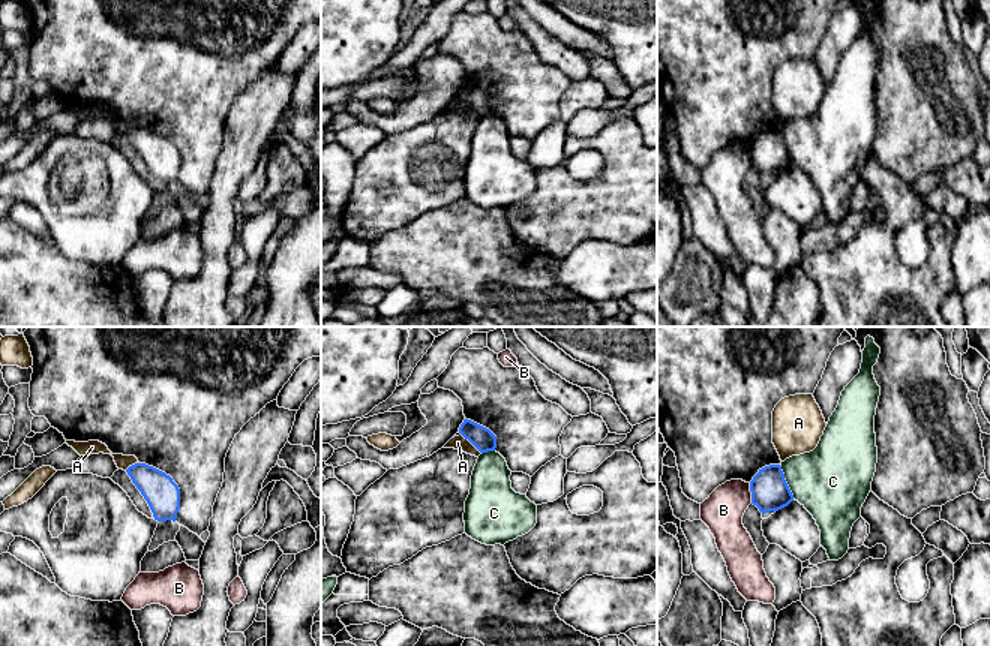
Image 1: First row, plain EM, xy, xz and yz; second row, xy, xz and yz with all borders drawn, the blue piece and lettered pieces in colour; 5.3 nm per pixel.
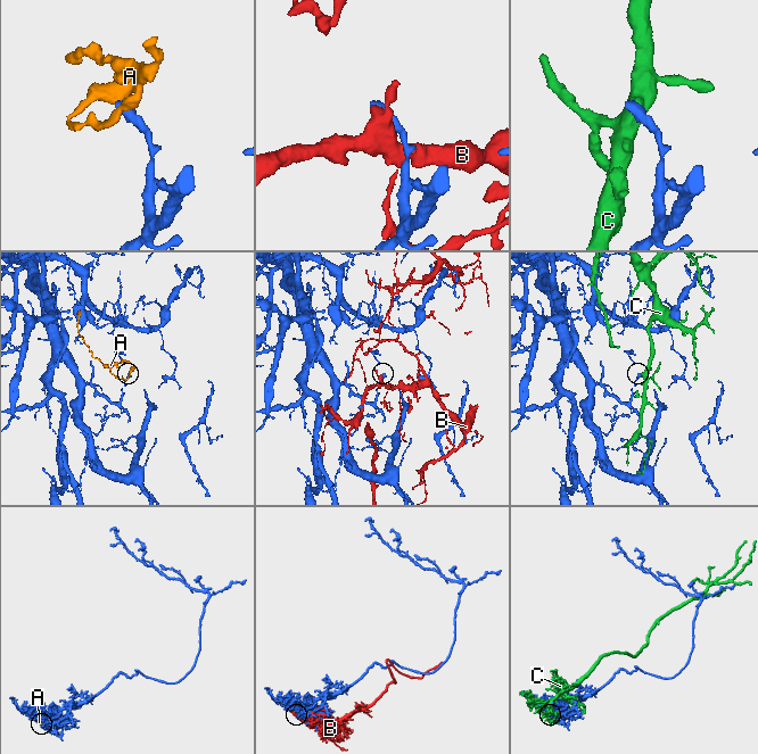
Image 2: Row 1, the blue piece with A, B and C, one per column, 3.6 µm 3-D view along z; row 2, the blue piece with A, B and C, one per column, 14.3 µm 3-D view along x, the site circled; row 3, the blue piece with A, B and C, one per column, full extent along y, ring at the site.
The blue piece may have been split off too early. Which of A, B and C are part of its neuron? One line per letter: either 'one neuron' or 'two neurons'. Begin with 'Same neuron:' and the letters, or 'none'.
Same neuron: none
A: two neurons
B: two neurons
C: two neurons

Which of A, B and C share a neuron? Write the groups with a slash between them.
A / B / C

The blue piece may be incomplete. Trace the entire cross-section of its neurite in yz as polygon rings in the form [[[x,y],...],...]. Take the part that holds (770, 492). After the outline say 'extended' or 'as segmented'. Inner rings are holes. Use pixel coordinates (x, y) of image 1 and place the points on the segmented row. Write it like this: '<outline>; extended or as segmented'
[[[770,465],[753,477],[750,481],[752,504],[762,514],[778,511],[794,501],[794,495],[784,480],[780,465]]]; as segmented

